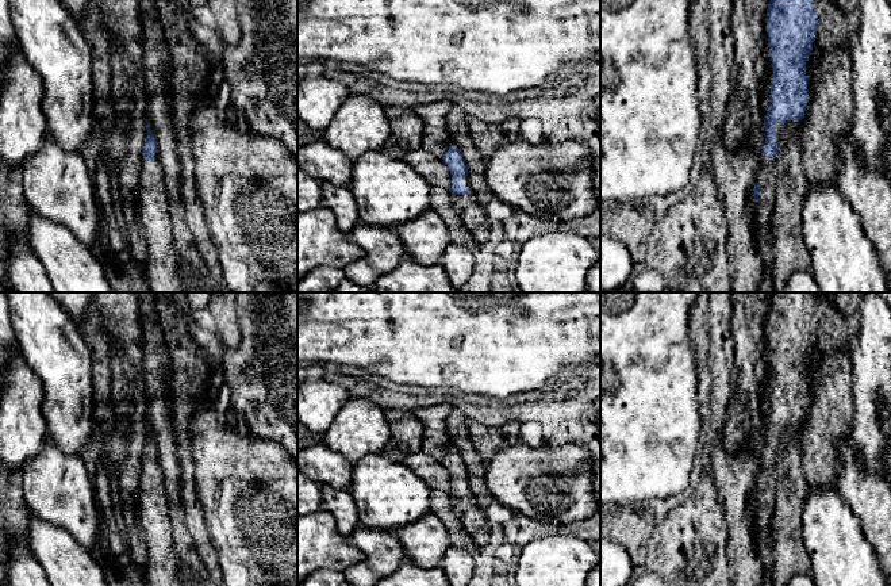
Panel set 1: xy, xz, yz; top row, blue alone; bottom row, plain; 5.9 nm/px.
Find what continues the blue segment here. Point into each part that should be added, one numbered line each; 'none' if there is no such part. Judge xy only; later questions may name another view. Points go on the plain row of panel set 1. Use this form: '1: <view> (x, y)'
1: xy (162, 565)

